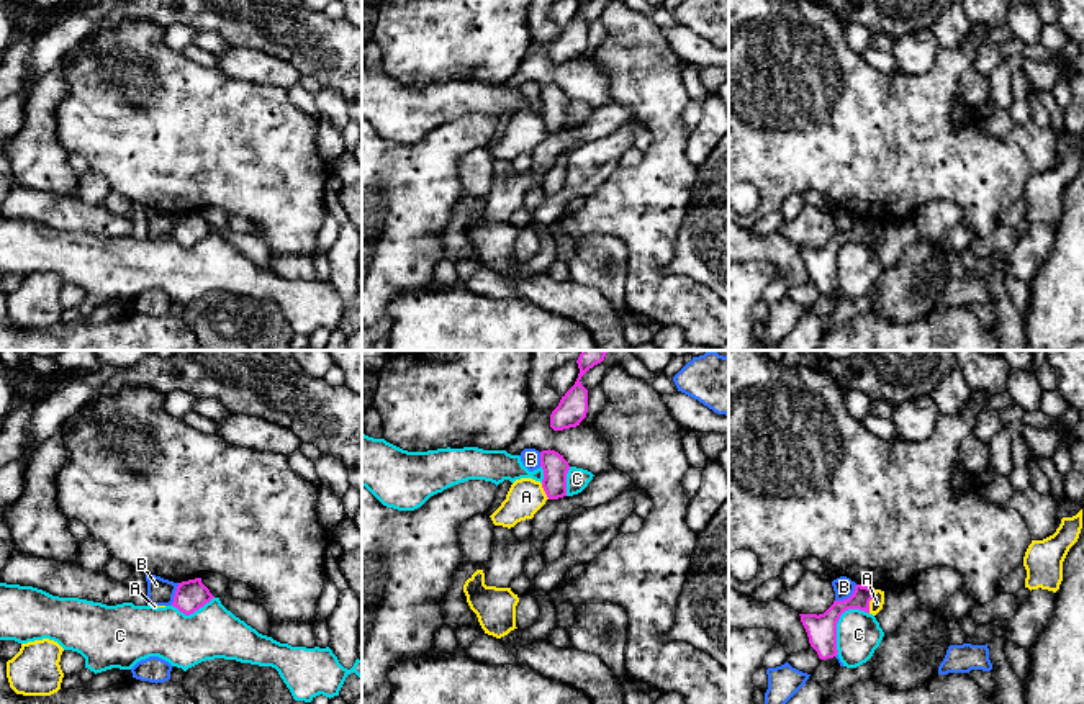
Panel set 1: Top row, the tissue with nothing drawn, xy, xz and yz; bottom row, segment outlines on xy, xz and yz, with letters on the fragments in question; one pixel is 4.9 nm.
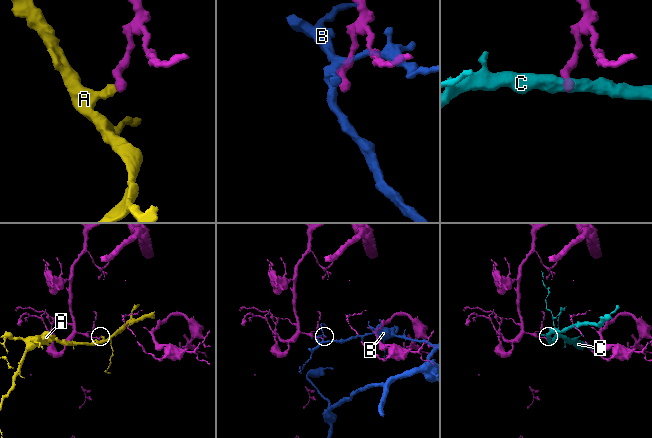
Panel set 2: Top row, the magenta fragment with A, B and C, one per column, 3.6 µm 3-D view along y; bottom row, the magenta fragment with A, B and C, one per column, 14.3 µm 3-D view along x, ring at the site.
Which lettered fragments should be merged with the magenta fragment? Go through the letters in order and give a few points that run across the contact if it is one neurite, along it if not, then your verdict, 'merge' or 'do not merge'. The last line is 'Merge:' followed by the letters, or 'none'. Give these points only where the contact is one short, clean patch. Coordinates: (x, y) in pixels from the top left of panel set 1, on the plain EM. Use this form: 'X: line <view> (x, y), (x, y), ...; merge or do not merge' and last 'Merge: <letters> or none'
A: line yz (875, 223), (868, 246); do not merge
B: line yz (857, 218), (847, 231), (835, 234); do not merge
C: line yz (867, 244), (847, 243), (840, 249), (835, 287); do not merge
Merge: none

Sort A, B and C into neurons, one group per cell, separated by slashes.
A / B / C

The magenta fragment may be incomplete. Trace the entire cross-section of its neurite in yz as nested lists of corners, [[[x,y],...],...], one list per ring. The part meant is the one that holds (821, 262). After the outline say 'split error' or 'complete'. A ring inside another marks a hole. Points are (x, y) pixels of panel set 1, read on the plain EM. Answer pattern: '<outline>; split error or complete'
[[[856,218],[853,228],[833,237],[824,247],[799,247],[801,255],[807,265],[811,280],[817,285],[820,293],[837,290],[837,255],[848,242],[860,242],[869,247],[869,234],[874,223]]]; complete

